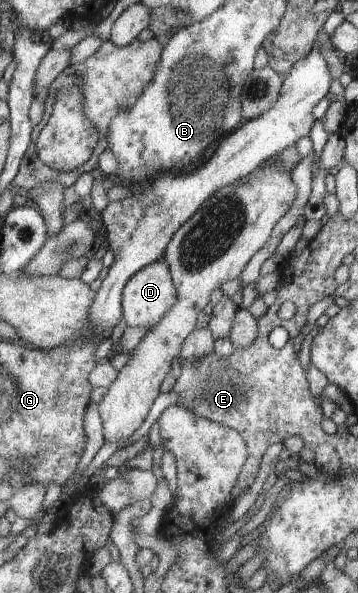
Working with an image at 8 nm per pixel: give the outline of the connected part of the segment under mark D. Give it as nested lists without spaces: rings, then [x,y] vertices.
[[[164,260],[153,262],[134,274],[125,286],[123,293],[125,322],[130,327],[144,326],[150,331],[162,322],[176,302],[178,302],[178,289],[174,284],[169,265]]]

